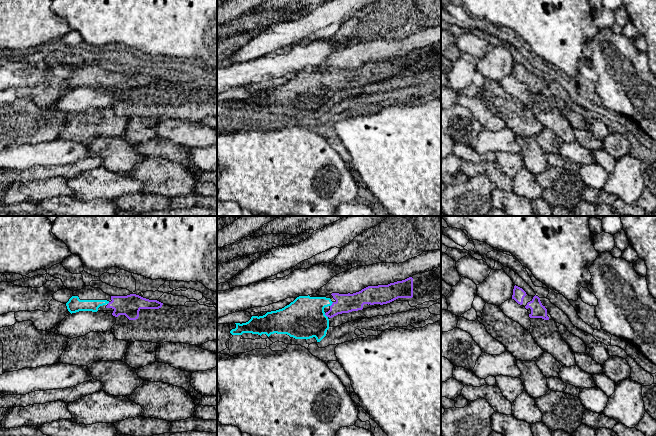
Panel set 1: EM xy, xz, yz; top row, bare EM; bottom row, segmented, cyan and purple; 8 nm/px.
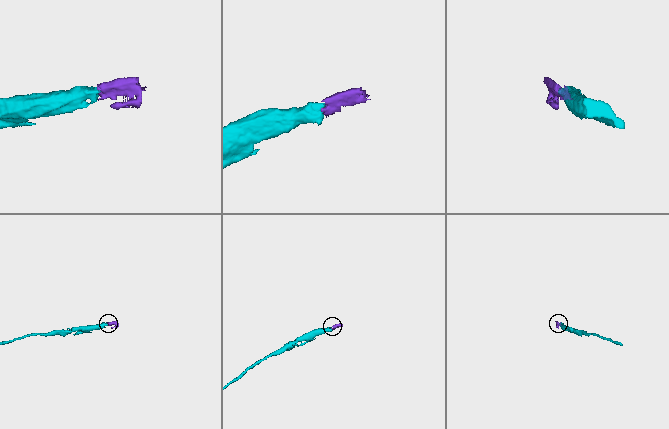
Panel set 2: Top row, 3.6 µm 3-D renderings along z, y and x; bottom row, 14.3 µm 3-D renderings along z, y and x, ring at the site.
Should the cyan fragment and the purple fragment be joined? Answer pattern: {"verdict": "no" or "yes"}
{"verdict": "yes"}

